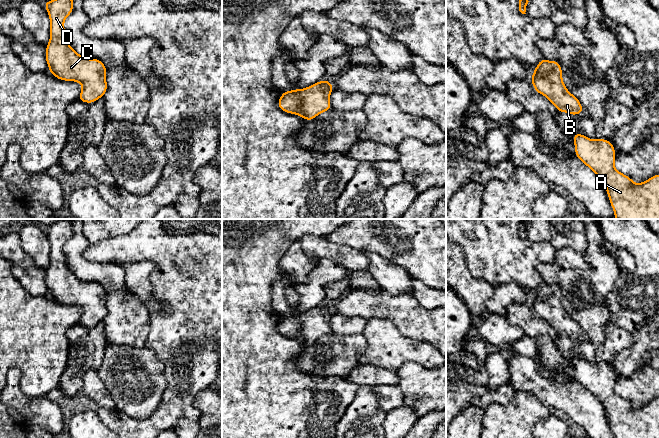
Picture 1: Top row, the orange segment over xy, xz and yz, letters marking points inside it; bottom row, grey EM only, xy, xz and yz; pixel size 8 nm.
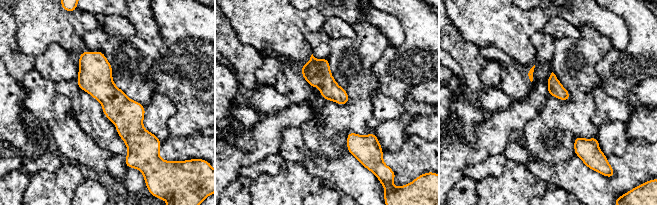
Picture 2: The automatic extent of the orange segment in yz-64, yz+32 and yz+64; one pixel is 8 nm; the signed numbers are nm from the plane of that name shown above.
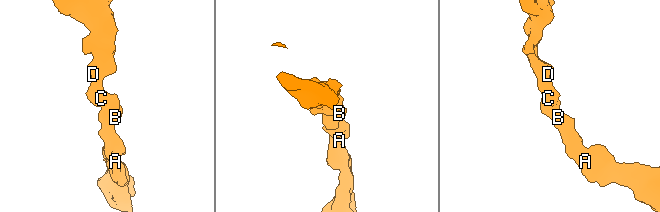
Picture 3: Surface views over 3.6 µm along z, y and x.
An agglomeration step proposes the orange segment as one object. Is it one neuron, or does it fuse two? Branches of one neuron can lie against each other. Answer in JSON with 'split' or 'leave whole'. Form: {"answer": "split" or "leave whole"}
{"answer": "leave whole"}

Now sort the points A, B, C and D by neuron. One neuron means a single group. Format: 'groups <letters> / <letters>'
groups A B C D

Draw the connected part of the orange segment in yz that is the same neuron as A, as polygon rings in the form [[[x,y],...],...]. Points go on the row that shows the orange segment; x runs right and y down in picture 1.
[[[574,133],[575,156],[578,157],[603,181],[616,219],[659,219],[659,174],[635,184],[633,180],[614,166],[616,152],[613,144],[606,139],[589,139],[583,134]]]

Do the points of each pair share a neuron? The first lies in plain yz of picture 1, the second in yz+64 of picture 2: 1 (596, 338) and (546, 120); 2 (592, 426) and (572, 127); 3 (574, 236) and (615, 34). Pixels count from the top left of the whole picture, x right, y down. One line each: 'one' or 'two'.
1: one
2: two
3: one

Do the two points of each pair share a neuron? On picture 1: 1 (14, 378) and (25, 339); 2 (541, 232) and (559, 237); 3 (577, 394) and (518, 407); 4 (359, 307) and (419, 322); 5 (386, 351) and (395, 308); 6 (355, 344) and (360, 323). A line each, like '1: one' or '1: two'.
1: two
2: one
3: two
4: one
5: two
6: two

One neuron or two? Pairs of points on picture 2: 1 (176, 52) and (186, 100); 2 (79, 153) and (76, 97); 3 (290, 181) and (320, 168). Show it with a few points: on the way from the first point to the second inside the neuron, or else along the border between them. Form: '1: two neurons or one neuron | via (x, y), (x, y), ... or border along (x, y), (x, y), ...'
1: one neuron | via (186, 64), (186, 88)
2: two neurons | border along (75, 117), (78, 125), (92, 139)
3: two neurons | border along (288, 160), (299, 162), (312, 175), (323, 182)

